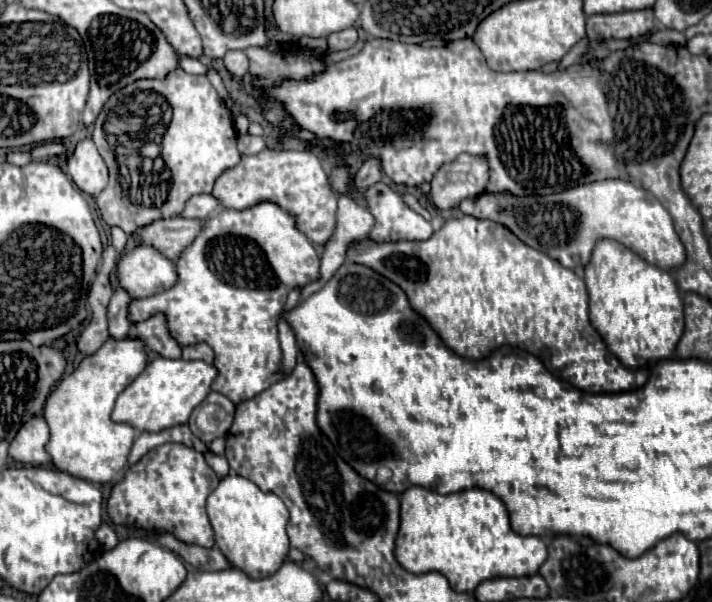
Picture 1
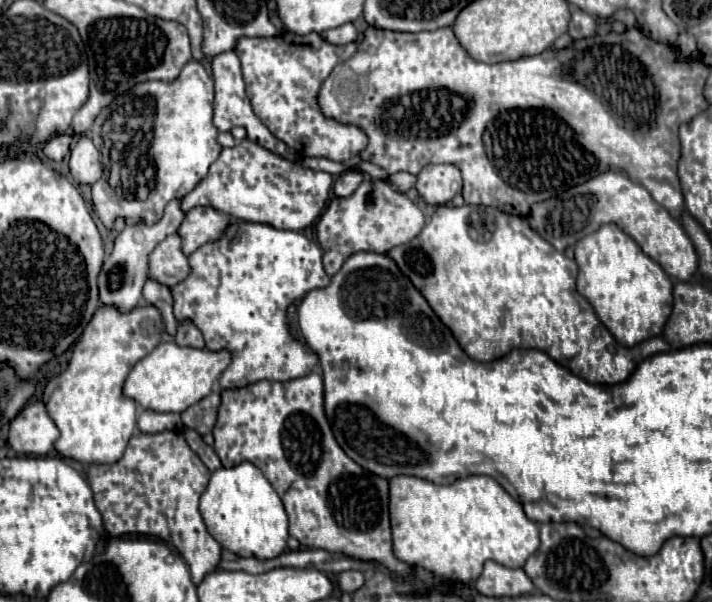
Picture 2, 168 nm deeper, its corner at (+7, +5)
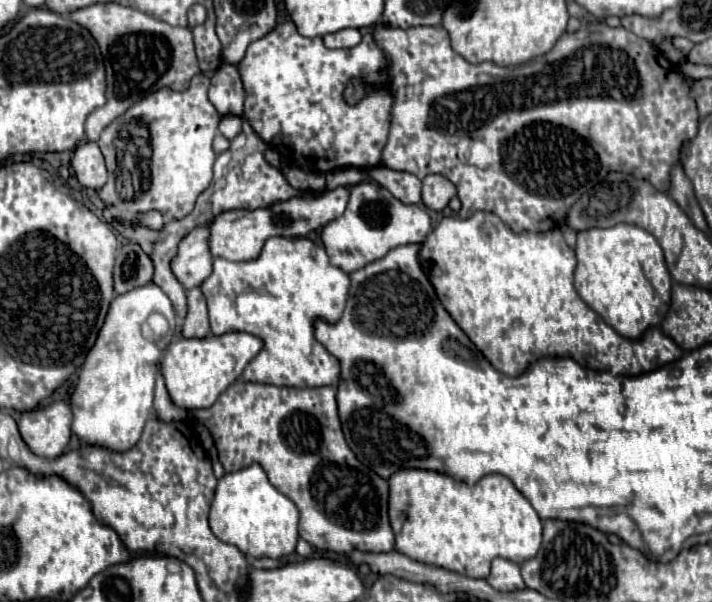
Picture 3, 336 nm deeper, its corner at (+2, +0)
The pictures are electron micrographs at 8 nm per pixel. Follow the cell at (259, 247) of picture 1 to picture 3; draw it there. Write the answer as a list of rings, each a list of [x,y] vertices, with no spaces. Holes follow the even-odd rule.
[[[270,238],[264,244],[262,254],[252,262],[230,262],[216,258],[214,272],[202,284],[202,292],[206,294],[208,302],[212,334],[250,332],[264,340],[262,352],[246,366],[242,380],[274,386],[296,386],[296,388],[338,386],[340,362],[314,338],[314,322],[316,320],[324,320],[330,324],[338,322],[346,306],[348,290],[350,290],[348,272],[332,266],[326,256],[326,250],[308,238]]]

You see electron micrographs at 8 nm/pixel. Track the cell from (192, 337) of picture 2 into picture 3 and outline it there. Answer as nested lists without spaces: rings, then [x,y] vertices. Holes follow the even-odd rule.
[[[200,286],[186,292],[188,296],[188,314],[184,318],[182,334],[186,338],[204,338],[210,334],[210,322],[208,322],[208,310],[206,310],[206,298],[200,290]]]

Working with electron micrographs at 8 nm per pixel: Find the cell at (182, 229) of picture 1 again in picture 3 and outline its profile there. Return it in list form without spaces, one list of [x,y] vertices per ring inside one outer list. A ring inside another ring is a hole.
[[[340,186],[340,188],[322,192],[316,196],[312,196],[312,192],[306,192],[302,196],[292,196],[288,200],[276,202],[268,208],[230,210],[226,214],[220,214],[210,224],[210,252],[214,256],[226,258],[226,260],[256,260],[268,238],[272,238],[272,236],[284,236],[284,238],[308,236],[308,232],[324,228],[328,222],[340,218],[344,214],[348,196],[350,196],[348,188]]]

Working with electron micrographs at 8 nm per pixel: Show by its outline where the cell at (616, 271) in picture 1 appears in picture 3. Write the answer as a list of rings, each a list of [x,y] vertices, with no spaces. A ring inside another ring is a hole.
[[[616,224],[612,228],[590,228],[578,232],[576,242],[576,270],[574,270],[574,286],[578,296],[598,312],[608,326],[612,326],[624,338],[640,338],[644,330],[650,326],[658,326],[662,322],[662,314],[666,314],[670,306],[670,286],[672,278],[664,262],[662,248],[658,246],[656,238],[638,228],[634,224]]]

